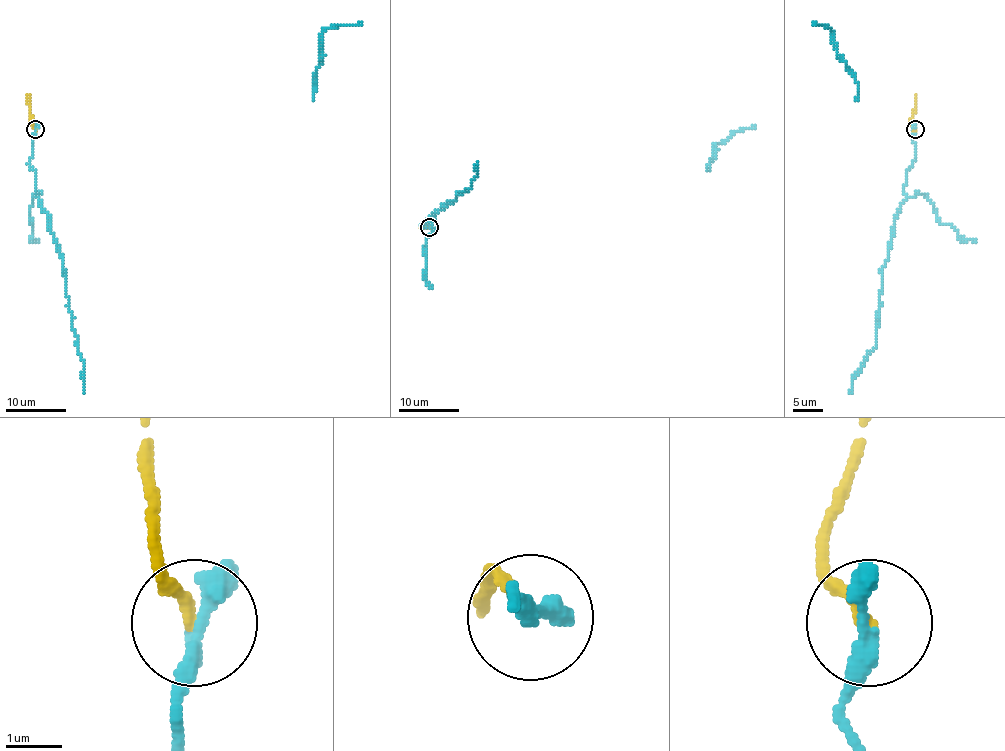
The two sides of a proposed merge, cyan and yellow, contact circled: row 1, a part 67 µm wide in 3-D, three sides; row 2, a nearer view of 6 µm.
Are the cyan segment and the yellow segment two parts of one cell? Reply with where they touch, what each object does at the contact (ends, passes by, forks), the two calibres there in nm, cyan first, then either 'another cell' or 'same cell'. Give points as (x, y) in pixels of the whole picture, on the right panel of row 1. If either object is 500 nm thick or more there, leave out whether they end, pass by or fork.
at (915, 129); cyan passes by; yellow ends there; 300 nm thick on the cyan side, 220 nm on the other; same cell

